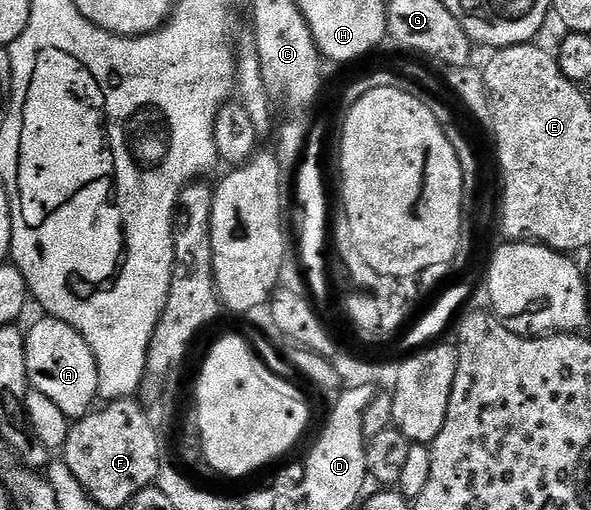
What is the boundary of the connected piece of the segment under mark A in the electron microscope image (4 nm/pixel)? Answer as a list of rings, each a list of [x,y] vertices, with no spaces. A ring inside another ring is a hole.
[[[52,318],[41,319],[45,320],[35,321],[25,332],[27,374],[32,391],[47,394],[47,398],[51,398],[51,402],[55,402],[55,406],[59,406],[59,410],[63,410],[63,414],[67,414],[70,421],[76,422],[82,416],[87,416],[94,411],[99,400],[97,394],[99,390],[99,370],[95,362],[95,354],[91,354],[91,346],[87,346],[85,339],[67,322]]]

